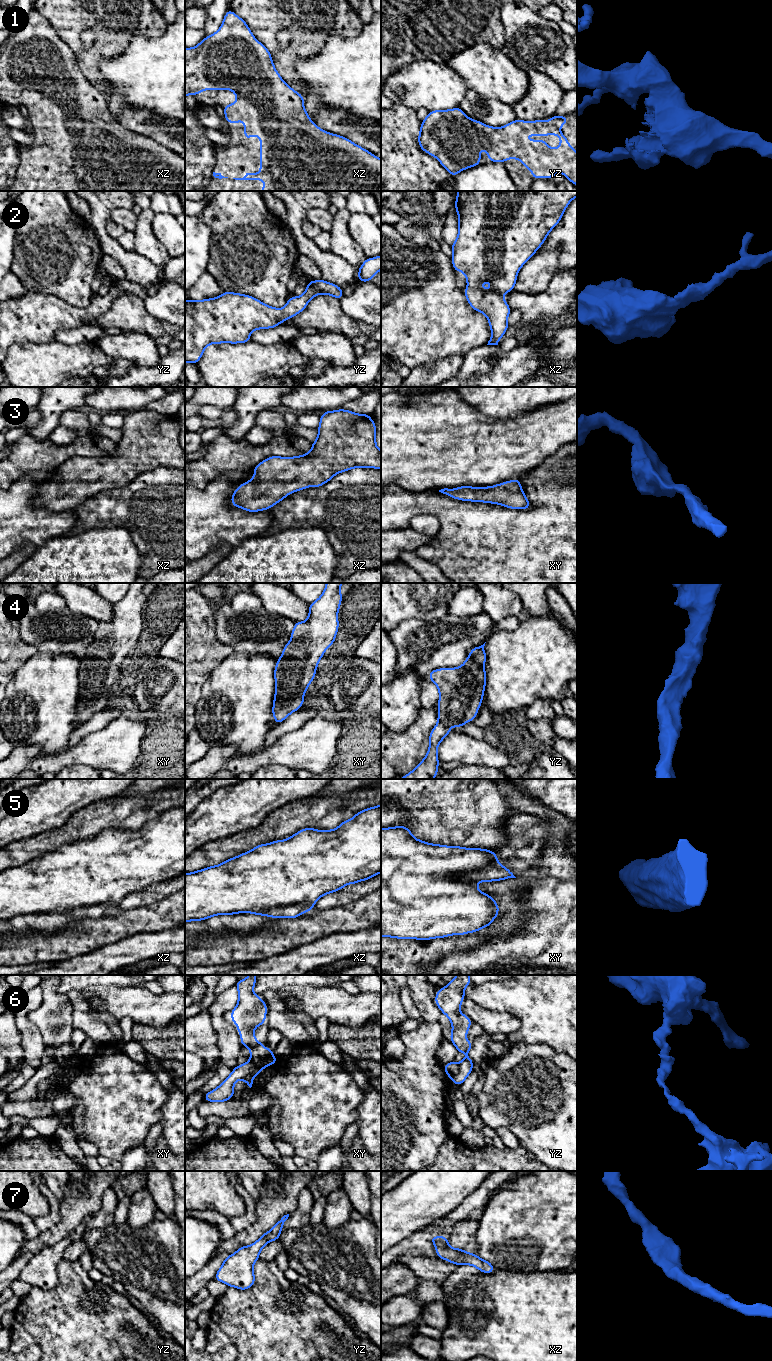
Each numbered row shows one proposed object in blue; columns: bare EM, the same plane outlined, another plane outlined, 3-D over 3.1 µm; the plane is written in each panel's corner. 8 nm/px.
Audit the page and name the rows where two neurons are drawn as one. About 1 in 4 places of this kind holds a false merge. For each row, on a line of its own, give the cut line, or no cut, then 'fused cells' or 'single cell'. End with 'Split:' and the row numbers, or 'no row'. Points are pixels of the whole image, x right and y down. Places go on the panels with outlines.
1: no cut; single cell
2: no cut; single cell
3: no cut; single cell
4: no cut; single cell
5: cut in xz along (314, 902), (298, 902), (286, 906), (249, 912); fused cells
6: cut in yz along (459, 1064), (459, 1071), (451, 1078); fused cells
7: no cut; single cell
Split: 5, 6

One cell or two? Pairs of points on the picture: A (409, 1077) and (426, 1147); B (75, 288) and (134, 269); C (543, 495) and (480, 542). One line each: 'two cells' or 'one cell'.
A: one cell
B: two cells
C: one cell

